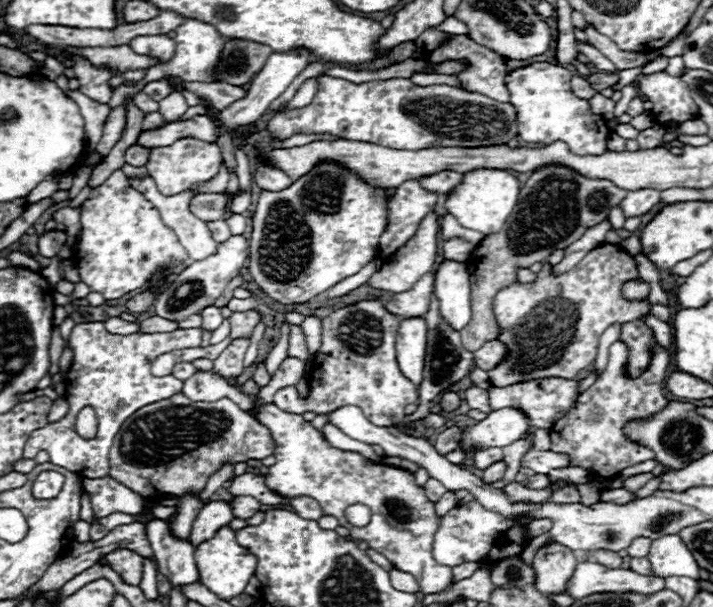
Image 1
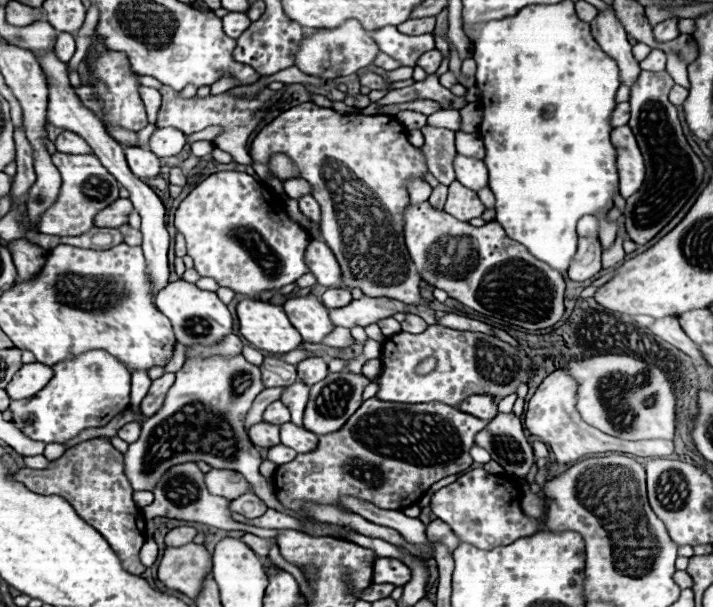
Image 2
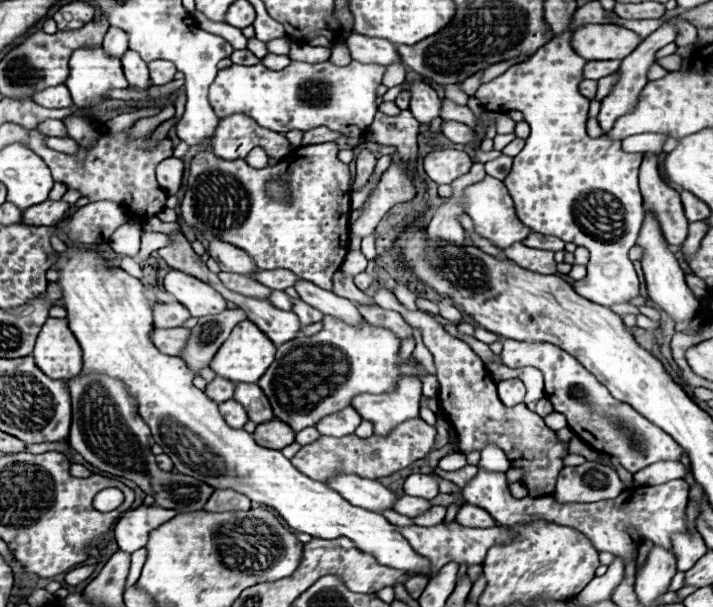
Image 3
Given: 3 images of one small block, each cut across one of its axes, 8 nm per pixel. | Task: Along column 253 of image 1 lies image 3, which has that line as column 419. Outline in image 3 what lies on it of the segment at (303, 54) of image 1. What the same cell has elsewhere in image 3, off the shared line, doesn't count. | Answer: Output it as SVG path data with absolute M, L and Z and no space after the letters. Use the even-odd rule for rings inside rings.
M416 78L416 80L408 82L408 90L412 92L410 112L416 116L416 120L420 124L430 124L432 120L440 118L442 100L438 98L438 94L432 90L430 84Z

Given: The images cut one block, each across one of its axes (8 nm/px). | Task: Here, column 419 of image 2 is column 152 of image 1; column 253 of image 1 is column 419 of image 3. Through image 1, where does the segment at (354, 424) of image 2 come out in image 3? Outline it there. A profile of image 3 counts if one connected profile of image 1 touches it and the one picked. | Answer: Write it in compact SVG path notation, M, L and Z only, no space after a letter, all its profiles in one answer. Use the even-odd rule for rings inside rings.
M412 418L396 426L386 436L376 434L372 434L370 438L358 438L354 434L344 438L320 436L316 442L302 446L302 450L292 458L292 464L310 478L332 478L338 474L356 474L360 478L384 478L424 458L434 446L434 438L436 430L432 426L428 426L422 418Z

